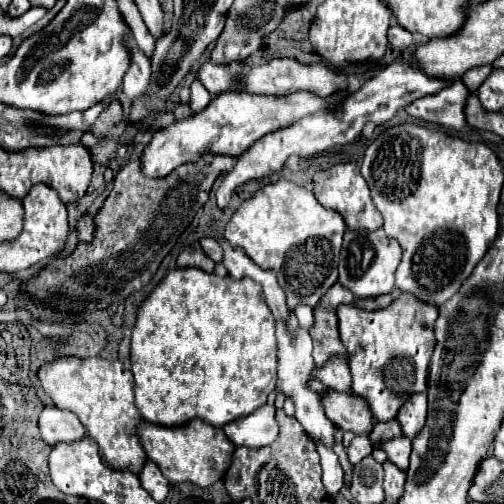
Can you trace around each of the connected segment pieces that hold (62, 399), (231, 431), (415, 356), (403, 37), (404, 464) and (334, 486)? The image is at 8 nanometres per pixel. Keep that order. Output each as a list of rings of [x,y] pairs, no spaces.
[[[62,356],[42,364],[38,380],[44,392],[54,400],[54,406],[72,410],[80,418],[86,434],[100,446],[100,454],[110,468],[138,474],[142,462],[146,462],[146,452],[136,436],[136,424],[142,416],[134,406],[132,372],[124,370],[120,360]]]
[[[264,404],[250,416],[228,422],[222,430],[236,446],[248,446],[248,448],[266,446],[274,442],[274,438],[278,436],[278,424],[274,412],[276,412],[274,406]]]
[[[400,294],[386,310],[364,312],[354,304],[336,308],[340,340],[348,350],[352,370],[352,392],[362,396],[378,422],[394,420],[402,404],[416,392],[428,388],[428,366],[436,346],[434,322],[438,308],[418,302],[412,294]]]
[[[392,22],[390,28],[388,28],[388,42],[390,42],[394,48],[404,50],[404,48],[410,48],[410,46],[412,46],[412,34],[410,34],[406,28],[402,28],[402,26],[398,26],[396,22]]]
[[[398,436],[398,438],[392,438],[392,440],[382,440],[378,444],[388,460],[392,460],[396,466],[400,466],[402,470],[408,468],[408,458],[410,458],[410,438],[406,436]]]
[[[318,444],[318,452],[320,452],[320,460],[322,460],[322,470],[324,470],[324,476],[322,476],[324,488],[330,496],[336,496],[344,484],[344,470],[342,470],[334,450]]]

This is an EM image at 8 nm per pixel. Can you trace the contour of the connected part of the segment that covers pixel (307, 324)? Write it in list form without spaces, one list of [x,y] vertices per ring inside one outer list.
[[[300,304],[300,306],[294,308],[294,314],[296,314],[296,318],[298,318],[298,322],[300,322],[300,326],[302,326],[304,330],[314,328],[314,308]]]

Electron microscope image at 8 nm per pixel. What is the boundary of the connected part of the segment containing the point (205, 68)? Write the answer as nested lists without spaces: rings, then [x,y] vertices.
[[[212,62],[202,64],[202,68],[198,70],[198,80],[208,88],[210,94],[234,90],[234,74],[226,72],[226,68],[216,66]]]

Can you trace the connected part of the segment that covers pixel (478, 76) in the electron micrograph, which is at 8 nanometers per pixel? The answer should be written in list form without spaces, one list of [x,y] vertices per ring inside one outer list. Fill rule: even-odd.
[[[490,64],[470,68],[470,70],[462,76],[462,82],[466,82],[466,86],[470,86],[470,90],[476,90],[476,88],[486,80],[486,76],[488,76],[490,72],[492,72],[492,66],[490,66]]]

